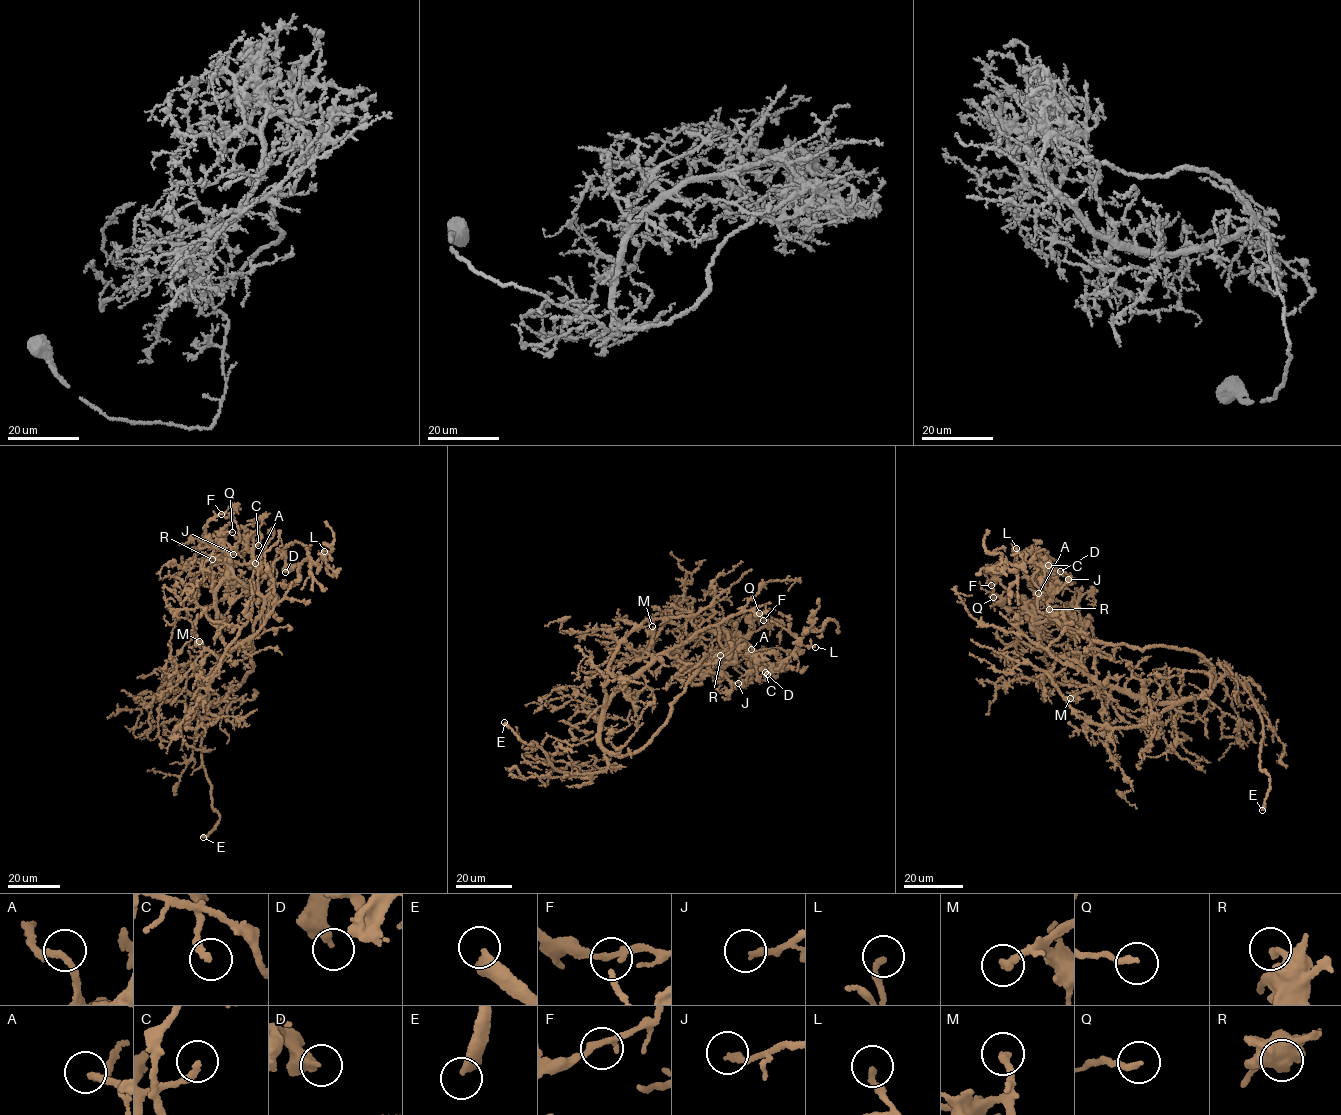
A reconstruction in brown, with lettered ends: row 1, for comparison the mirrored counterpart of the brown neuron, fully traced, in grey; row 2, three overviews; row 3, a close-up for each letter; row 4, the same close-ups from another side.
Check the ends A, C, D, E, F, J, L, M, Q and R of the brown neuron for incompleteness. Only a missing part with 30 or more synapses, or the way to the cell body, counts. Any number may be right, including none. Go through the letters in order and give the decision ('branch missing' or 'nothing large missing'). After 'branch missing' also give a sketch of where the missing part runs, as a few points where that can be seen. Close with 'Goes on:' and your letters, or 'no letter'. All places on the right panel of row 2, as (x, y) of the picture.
A: nothing large missing
C: nothing large missing
D: nothing large missing
E: branch missing
F: nothing large missing
J: branch missing; course (1068, 579), (1071, 595), (1061, 597)
L: nothing large missing
M: branch missing; course (1070, 698), (1062, 708), (1078, 703), (1074, 706)
Q: nothing large missing
R: nothing large missing
Goes on: E, J, M

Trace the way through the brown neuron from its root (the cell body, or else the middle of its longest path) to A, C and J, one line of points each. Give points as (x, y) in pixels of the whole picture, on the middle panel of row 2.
A: (630, 679), (665, 654), (684, 663), (690, 676), (698, 668), (742, 640), (750, 648), (749, 651), (751, 649)
C: (630, 679), (657, 656), (673, 651), (687, 638), (705, 630), (727, 639), (738, 651), (754, 658), (765, 672)
J: (630, 679), (657, 656), (705, 630), (757, 661), (749, 680), (738, 683)

